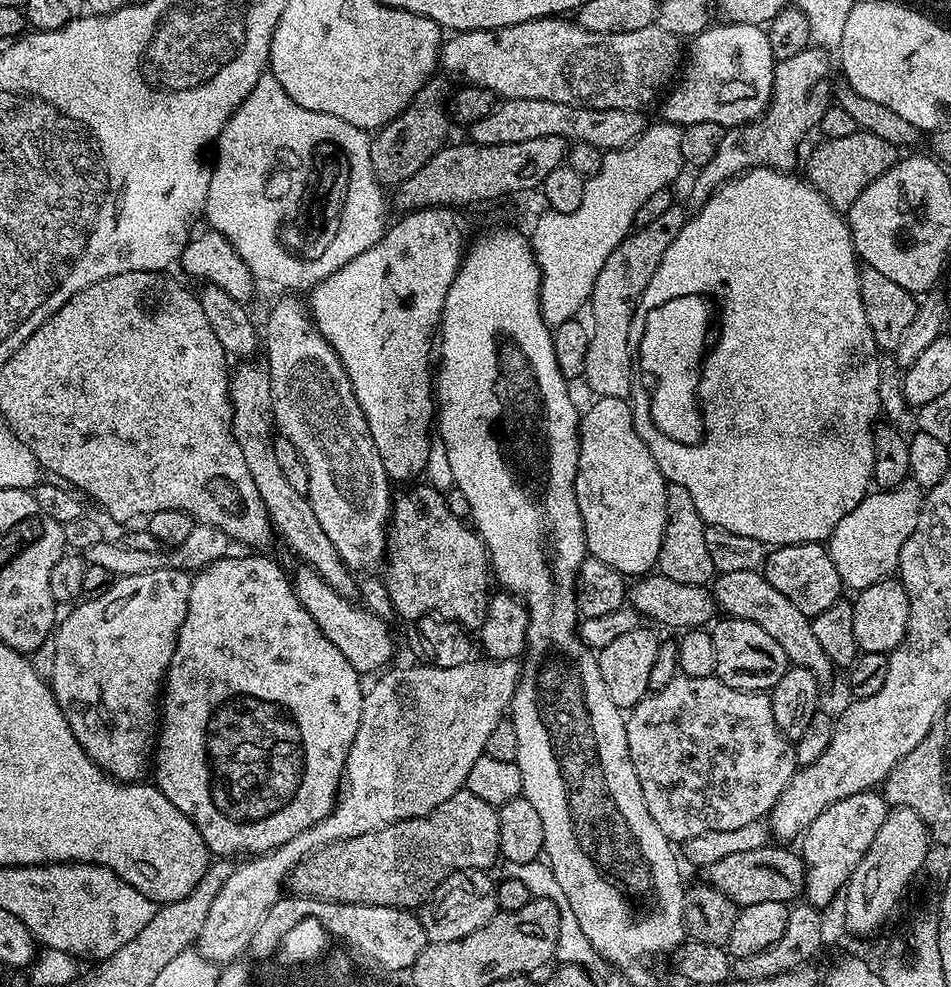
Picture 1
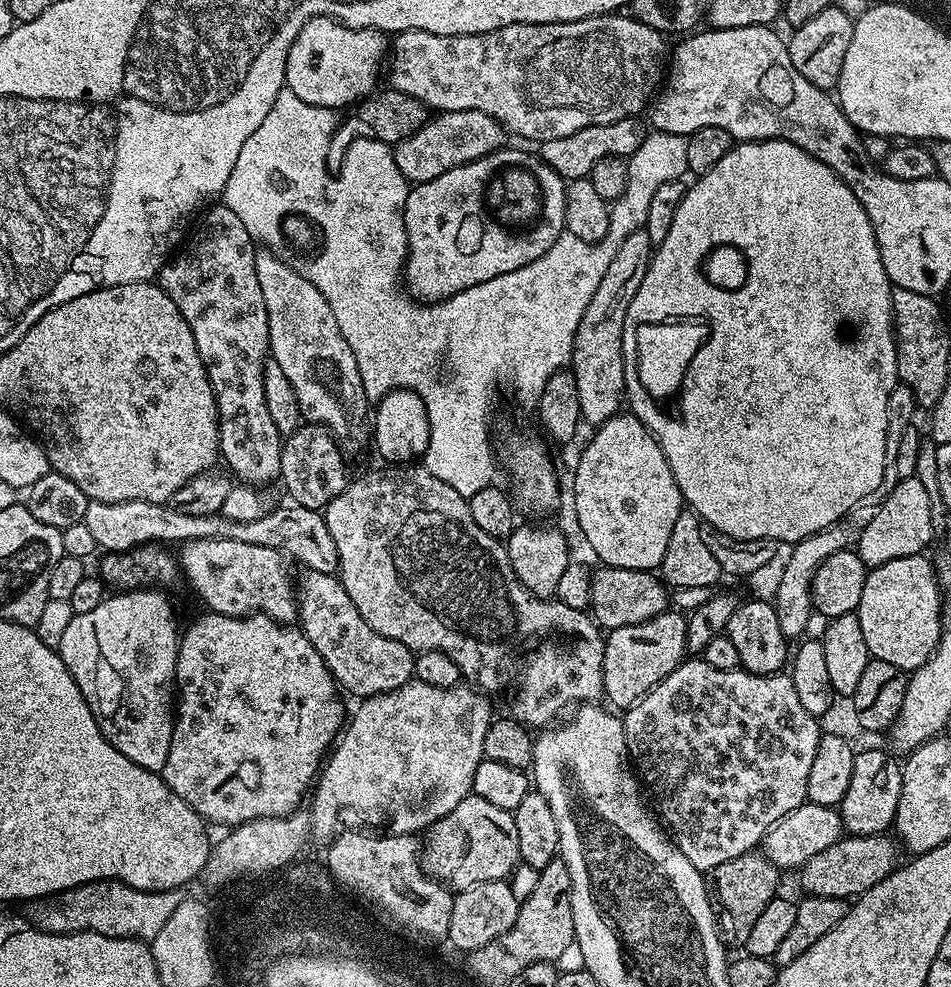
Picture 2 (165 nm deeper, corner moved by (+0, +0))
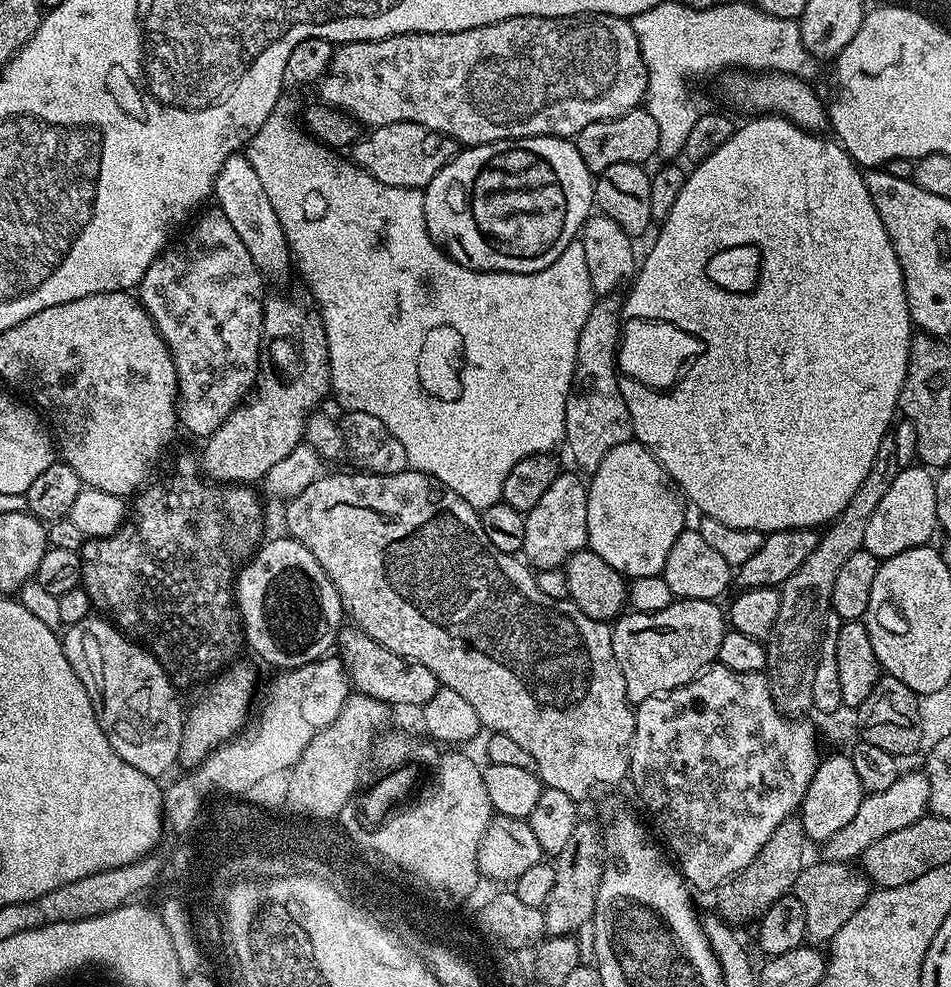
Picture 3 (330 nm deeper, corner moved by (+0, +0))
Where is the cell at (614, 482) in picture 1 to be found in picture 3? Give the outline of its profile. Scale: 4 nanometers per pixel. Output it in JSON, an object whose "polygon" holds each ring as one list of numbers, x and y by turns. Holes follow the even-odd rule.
{"polygon":[[635,438,622,446,614,446,614,450,610,450,606,458,602,458,602,466,598,466,598,470,591,473,586,487,588,490,586,530,588,547,592,552,598,554,602,562,614,566,614,570,618,570,626,578,661,575,666,566,666,554,670,554,670,546,678,542,678,534,686,530,686,524,684,524,685,501,668,477,666,469,657,462,656,455]]}

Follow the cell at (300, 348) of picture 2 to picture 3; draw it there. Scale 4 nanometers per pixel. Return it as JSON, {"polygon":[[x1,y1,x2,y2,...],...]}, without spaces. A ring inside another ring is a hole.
{"polygon":[[234,154,222,162,222,170,218,170,216,181,212,187,212,196,217,200,218,210,226,214,230,226,238,238,242,238,250,258,254,258,254,266,258,266,265,277,271,278,284,272,290,264,288,239,278,222,278,214,274,214,274,206,270,206,270,198,266,198,266,190,262,190,262,182,250,166,247,155]]}

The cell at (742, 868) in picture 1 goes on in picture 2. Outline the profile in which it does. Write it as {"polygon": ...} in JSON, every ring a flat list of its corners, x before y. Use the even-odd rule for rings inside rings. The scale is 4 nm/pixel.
{"polygon":[[888,834,845,835,838,842,834,842,834,846,826,846,822,854,814,854,814,858,810,858,810,862,806,862,804,867,799,869,800,884,809,896,839,900,859,898,862,893,878,886,878,882,882,882,882,878,889,876,898,866,896,848,898,849,897,841]]}

